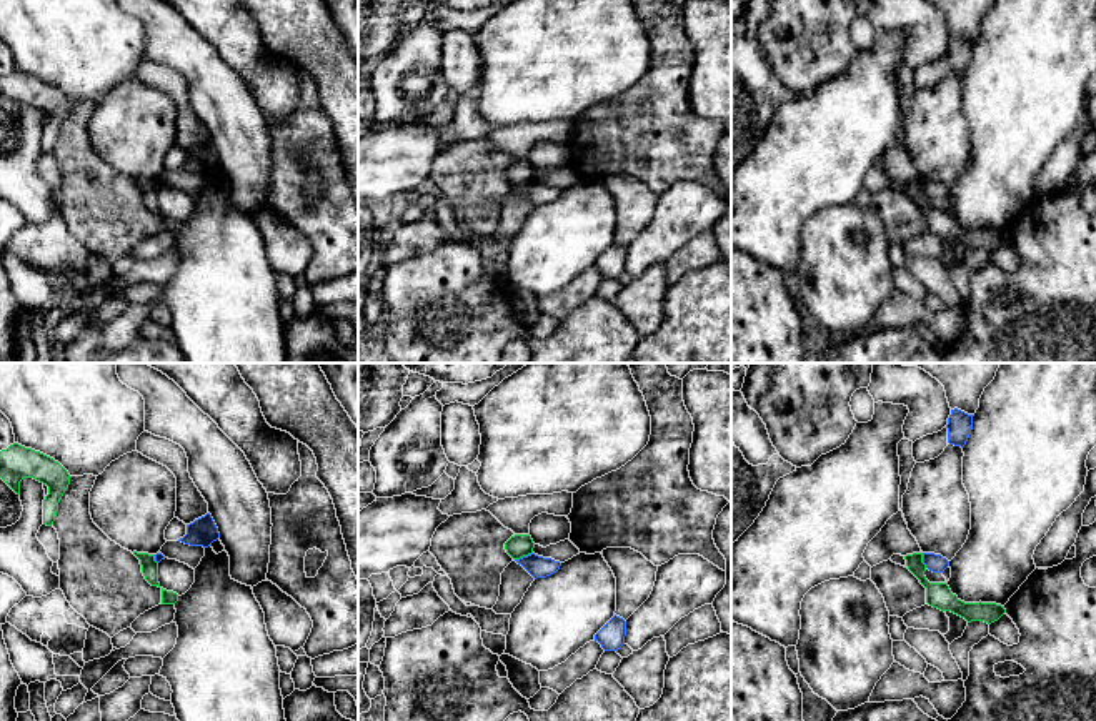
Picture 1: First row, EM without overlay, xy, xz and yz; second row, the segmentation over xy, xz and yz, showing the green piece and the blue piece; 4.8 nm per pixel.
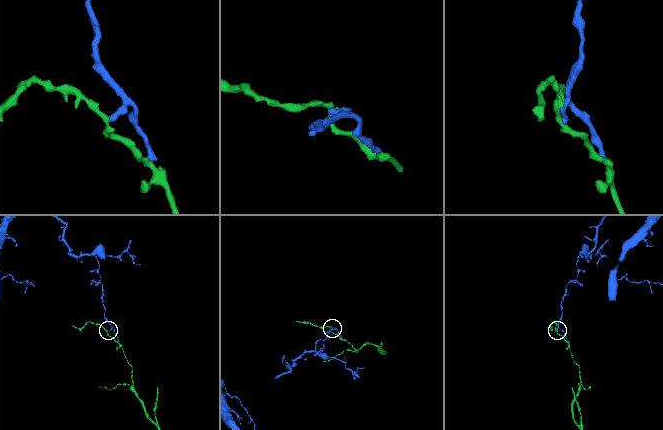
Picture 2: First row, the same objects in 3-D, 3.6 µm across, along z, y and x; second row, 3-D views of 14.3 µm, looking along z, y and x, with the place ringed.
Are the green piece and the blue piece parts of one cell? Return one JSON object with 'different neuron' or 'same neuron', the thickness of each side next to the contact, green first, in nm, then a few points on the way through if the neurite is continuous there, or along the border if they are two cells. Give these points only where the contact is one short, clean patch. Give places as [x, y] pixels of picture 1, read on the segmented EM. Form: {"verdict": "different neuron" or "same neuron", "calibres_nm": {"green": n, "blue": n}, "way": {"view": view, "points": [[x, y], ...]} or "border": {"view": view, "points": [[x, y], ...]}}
{"verdict": "different neuron", "calibres_nm": {"green": 110, "blue": 110}, "border": {"view": "xz", "points": [[532, 551], [515, 560]]}}

